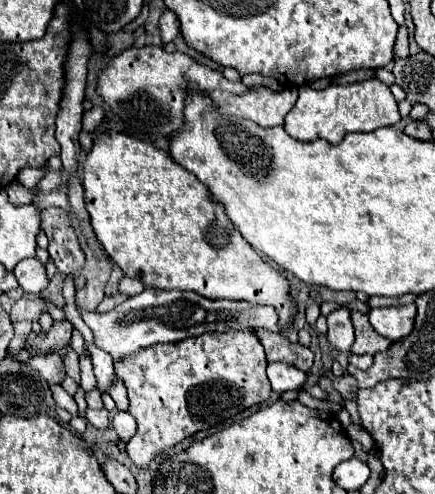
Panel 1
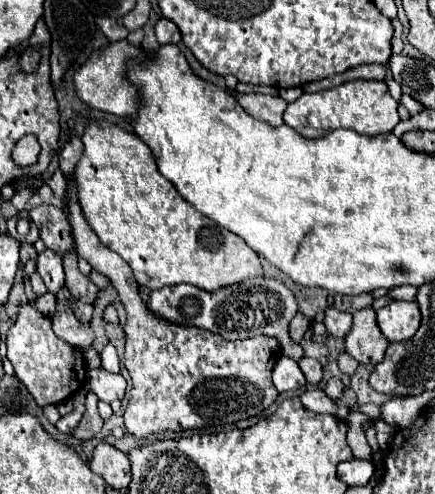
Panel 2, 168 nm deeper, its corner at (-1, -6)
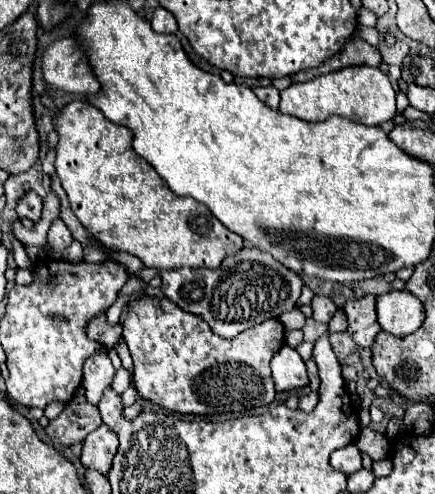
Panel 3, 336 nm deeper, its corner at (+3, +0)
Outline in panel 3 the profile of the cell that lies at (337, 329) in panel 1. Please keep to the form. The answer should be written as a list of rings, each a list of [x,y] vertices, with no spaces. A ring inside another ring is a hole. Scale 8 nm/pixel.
[[[314,296],[314,300],[312,300],[310,306],[312,306],[312,310],[314,310],[314,320],[316,320],[316,322],[328,324],[328,322],[332,320],[332,316],[336,314],[334,302],[332,302],[330,298],[326,298],[326,296]]]

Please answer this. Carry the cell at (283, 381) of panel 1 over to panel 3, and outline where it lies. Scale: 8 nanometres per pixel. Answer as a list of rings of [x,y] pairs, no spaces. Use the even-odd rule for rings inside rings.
[[[284,344],[274,354],[274,358],[272,358],[272,378],[274,378],[274,384],[276,384],[278,392],[294,390],[294,388],[300,388],[300,386],[308,384],[304,362],[292,346]]]

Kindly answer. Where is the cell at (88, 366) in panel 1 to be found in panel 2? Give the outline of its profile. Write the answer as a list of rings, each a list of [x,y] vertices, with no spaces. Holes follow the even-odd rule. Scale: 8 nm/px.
[[[88,394],[88,398],[86,398],[86,412],[84,412],[82,420],[78,422],[78,426],[74,428],[74,432],[72,432],[74,438],[78,438],[78,440],[92,440],[102,430],[104,420],[100,418],[96,404],[98,404],[98,396],[96,394]]]

